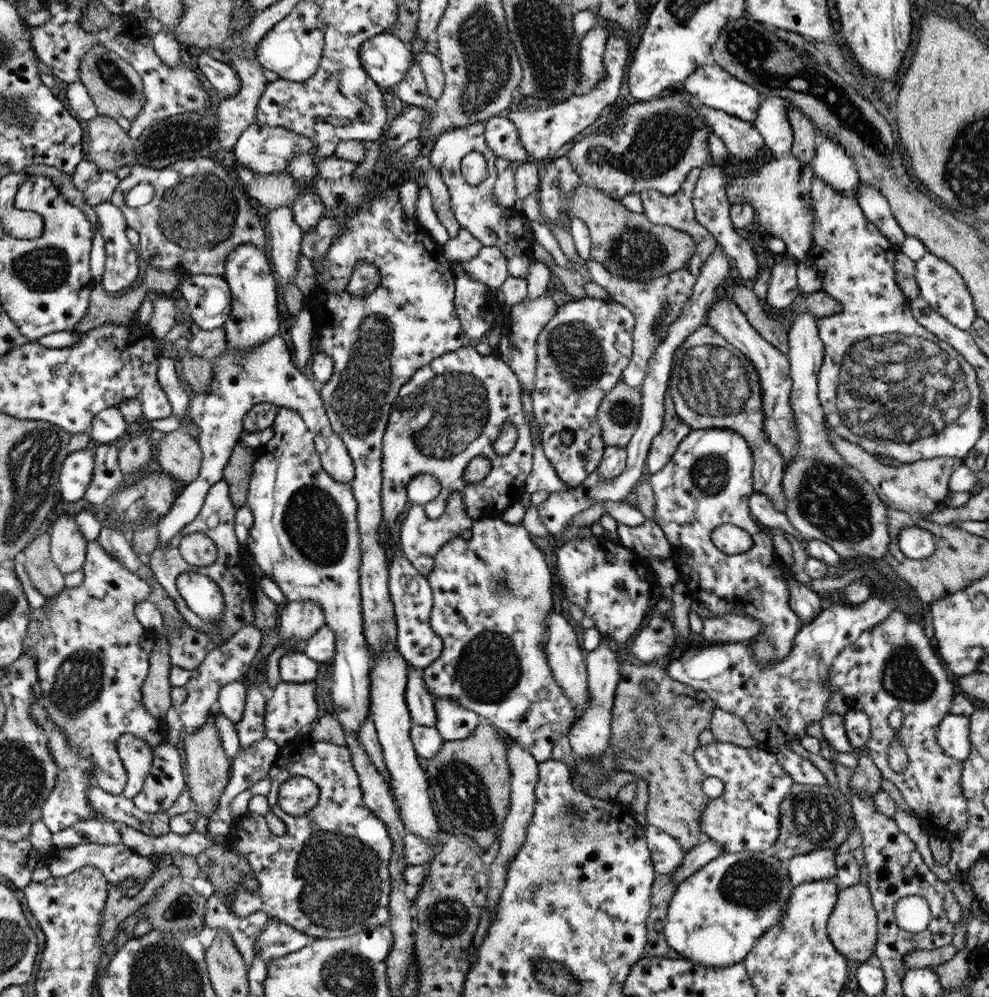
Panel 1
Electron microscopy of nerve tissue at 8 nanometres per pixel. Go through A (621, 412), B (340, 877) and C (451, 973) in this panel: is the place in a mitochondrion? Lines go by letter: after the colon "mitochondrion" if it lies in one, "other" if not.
A: mitochondrion
B: mitochondrion
C: other

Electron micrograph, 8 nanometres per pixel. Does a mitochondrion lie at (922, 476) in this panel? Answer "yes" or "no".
no

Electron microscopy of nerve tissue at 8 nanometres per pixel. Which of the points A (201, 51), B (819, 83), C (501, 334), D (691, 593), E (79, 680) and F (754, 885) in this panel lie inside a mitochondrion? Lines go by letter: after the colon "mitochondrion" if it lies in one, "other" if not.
A: other
B: mitochondrion
C: other
D: other
E: mitochondrion
F: mitochondrion

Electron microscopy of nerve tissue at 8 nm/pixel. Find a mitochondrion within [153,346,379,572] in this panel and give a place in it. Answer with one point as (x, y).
(313, 523)

